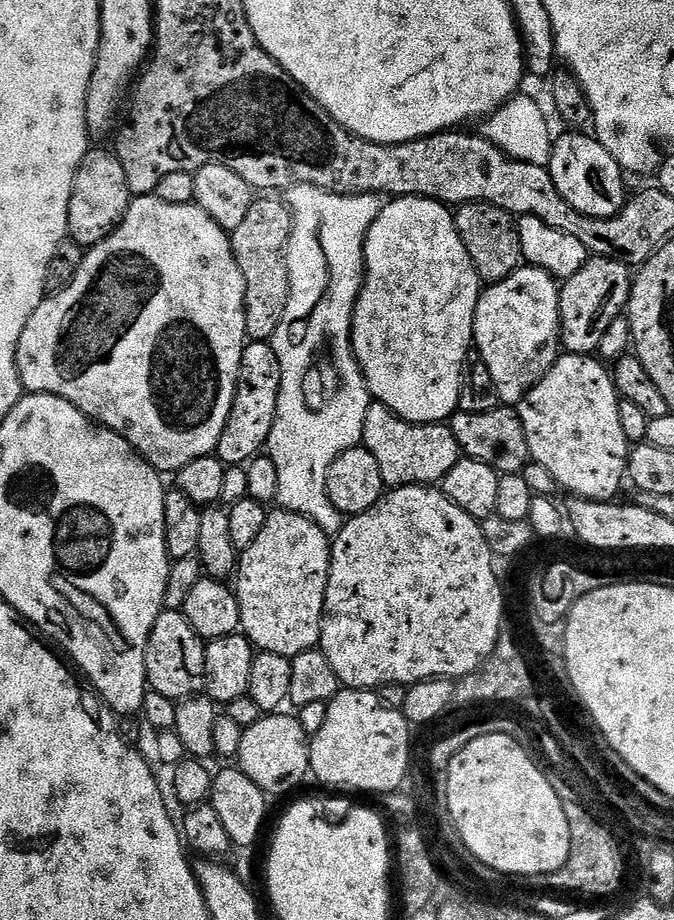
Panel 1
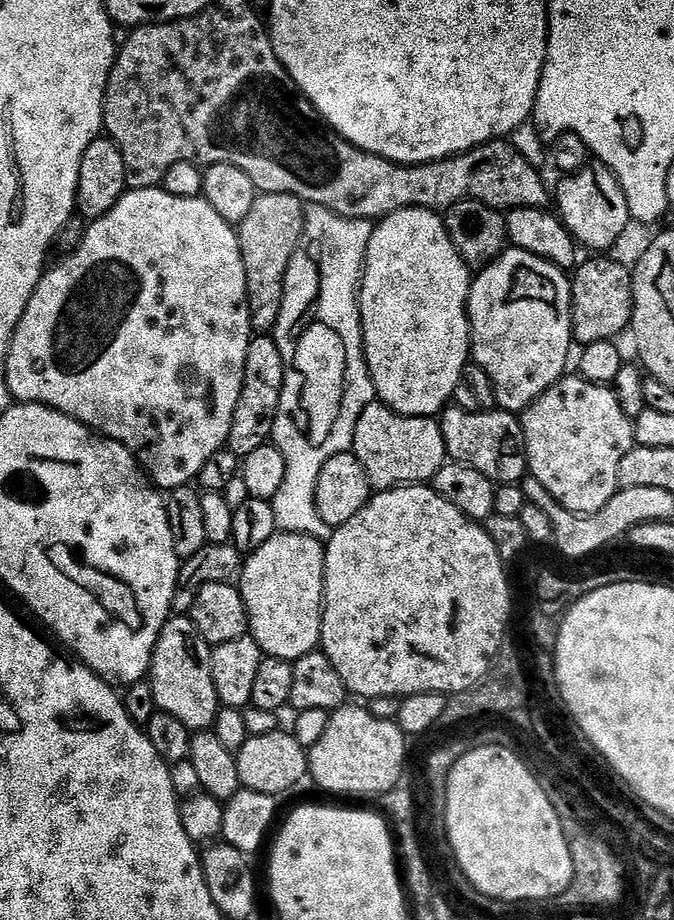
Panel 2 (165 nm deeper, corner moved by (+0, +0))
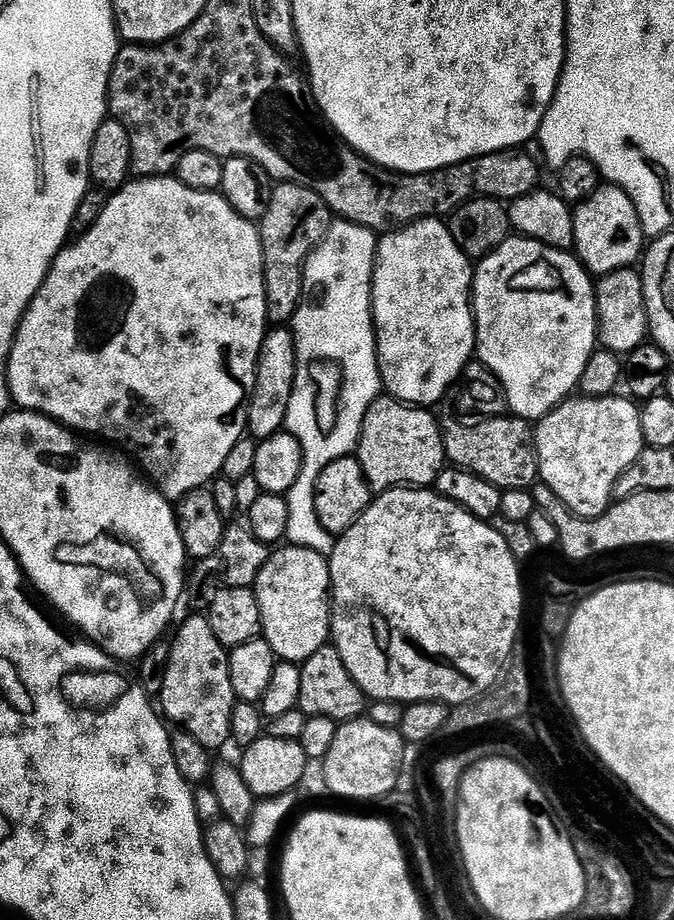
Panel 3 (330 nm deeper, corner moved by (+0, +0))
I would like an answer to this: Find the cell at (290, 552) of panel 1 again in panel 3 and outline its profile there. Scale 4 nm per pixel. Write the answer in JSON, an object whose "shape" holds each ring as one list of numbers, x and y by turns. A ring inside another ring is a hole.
{"shape":[[280,546,269,555,258,574,254,591,262,639,271,646,273,656,284,662,303,662,329,643,332,631,331,586,325,553]]}

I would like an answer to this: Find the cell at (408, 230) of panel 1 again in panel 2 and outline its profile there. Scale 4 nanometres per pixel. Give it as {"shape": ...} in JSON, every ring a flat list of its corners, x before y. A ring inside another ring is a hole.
{"shape":[[403,208,383,217,373,227,372,237,364,255,364,275,360,282,360,329,364,335,364,361,368,363,368,373,376,391,376,400,392,408,403,416,427,416,436,418,449,407,456,395,456,387,462,378,464,368,470,362,472,350,472,327,468,325,468,291,472,289,473,273,458,254,450,238,444,217,430,208]]}

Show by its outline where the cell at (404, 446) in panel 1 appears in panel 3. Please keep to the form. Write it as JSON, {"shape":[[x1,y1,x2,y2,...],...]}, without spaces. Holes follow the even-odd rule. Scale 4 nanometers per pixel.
{"shape":[[381,398,368,407,364,425,360,431,360,443,356,446,355,455,358,457,364,477,373,493,388,492,392,488,428,488,435,485,441,472,446,468,444,454,444,433,441,421,431,416,429,409,424,406,409,406,398,400]]}

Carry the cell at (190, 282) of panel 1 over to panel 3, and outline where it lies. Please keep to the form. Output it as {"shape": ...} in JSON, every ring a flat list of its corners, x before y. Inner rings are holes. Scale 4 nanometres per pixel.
{"shape":[[161,174,151,178,136,178,123,188,113,191,109,195,112,197,108,204,106,200,101,207,98,222,94,222,87,232,61,248,48,269,44,284,24,311,24,317,16,328,16,337,12,339,12,349,8,355,8,394,17,409,40,412,88,438,101,436,104,440,113,440,117,449,125,448,129,452,127,455,139,465,142,472,144,467,143,475,151,481,156,491,167,500,179,502,186,494,211,485,223,473,227,455,242,438,242,432,232,428,232,419,239,408,241,411,245,407,246,388,232,377,228,369,227,352,252,335,263,337,269,327,270,317,264,289,264,251,259,227,236,213,219,191,199,192,181,183,178,178,169,176]]}

